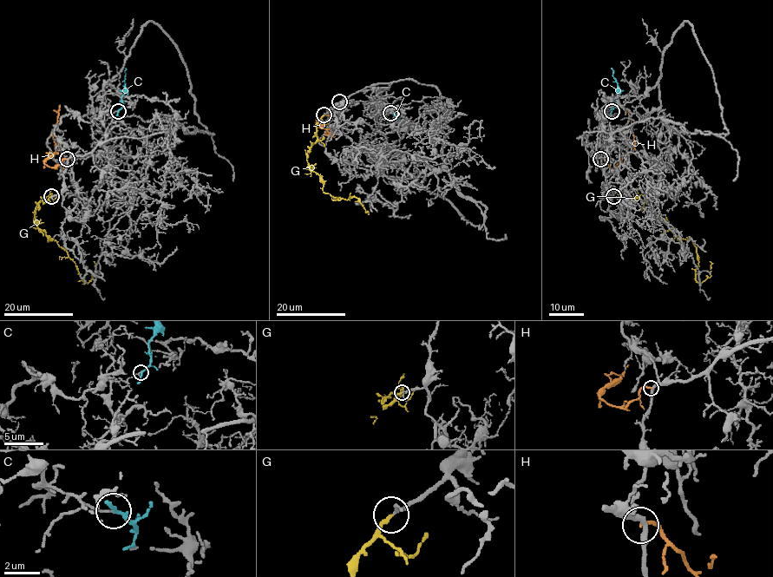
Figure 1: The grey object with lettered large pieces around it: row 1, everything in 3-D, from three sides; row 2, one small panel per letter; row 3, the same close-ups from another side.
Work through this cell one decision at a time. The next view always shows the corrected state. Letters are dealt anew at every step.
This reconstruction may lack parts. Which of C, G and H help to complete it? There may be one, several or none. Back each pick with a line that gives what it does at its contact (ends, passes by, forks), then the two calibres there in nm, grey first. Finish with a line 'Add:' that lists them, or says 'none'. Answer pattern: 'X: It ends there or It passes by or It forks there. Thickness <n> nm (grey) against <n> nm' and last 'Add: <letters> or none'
G: It ends there. Thickness 160 nm (grey) against 190 nm
Add: G

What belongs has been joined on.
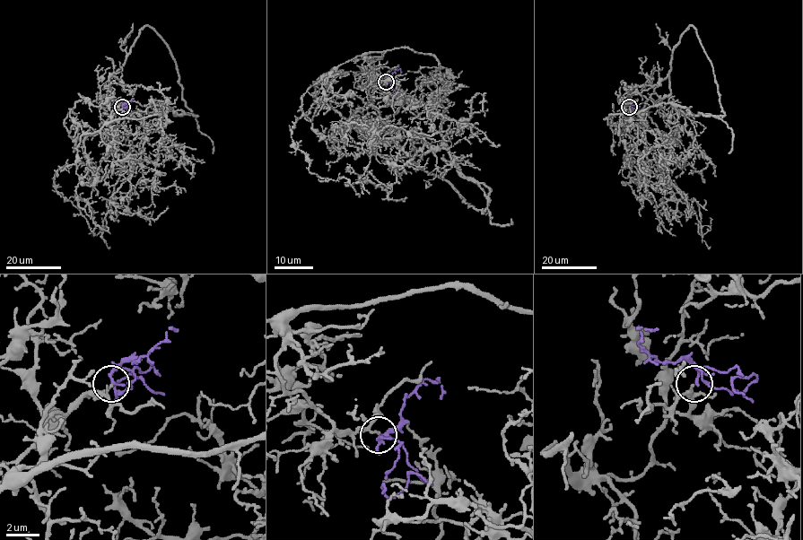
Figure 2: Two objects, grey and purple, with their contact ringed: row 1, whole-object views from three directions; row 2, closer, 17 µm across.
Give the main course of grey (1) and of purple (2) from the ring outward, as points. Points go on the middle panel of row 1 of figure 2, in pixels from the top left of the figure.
1: (387, 82), (325, 93), (375, 152), (388, 126), (449, 130)
2: (387, 82), (397, 69), (401, 74)

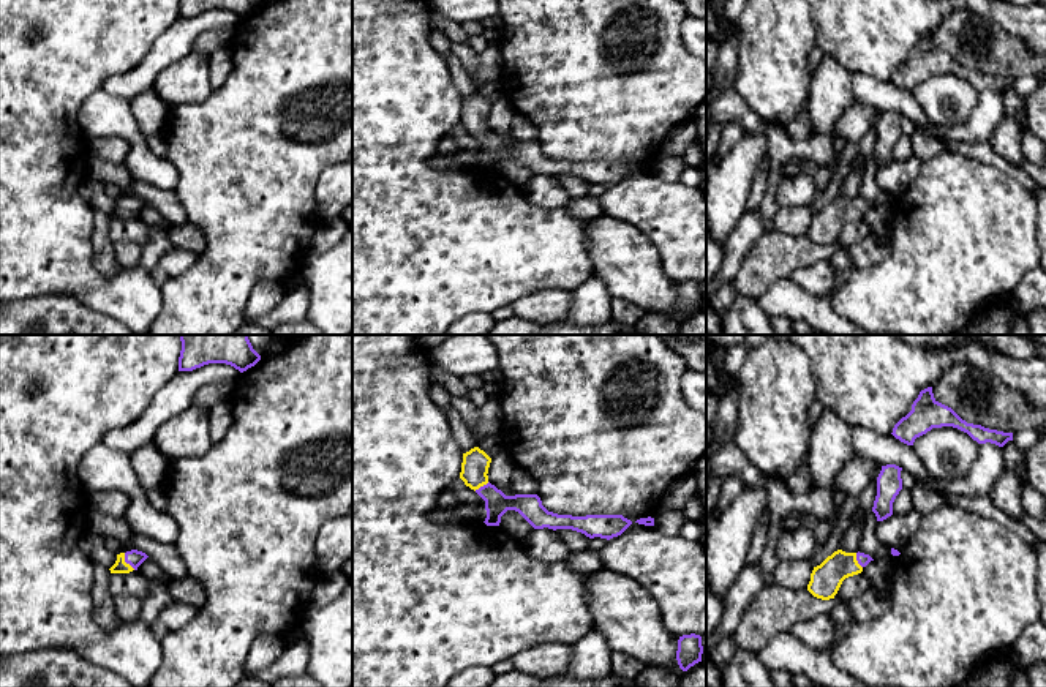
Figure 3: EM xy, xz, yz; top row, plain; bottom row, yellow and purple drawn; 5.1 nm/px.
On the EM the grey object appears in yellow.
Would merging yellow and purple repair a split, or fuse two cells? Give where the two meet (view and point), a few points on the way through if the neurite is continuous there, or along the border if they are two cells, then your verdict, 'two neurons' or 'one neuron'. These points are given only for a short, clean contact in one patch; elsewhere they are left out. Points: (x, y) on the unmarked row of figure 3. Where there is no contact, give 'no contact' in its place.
contact xy (125, 209); way xy (120, 212), (125, 209), (135, 204); one neuron

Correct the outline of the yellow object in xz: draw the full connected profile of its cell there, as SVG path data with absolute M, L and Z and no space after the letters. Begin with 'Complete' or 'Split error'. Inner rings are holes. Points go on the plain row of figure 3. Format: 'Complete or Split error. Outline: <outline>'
Split error. Outline: M479 93L463 99L460 125L466 133L474 136L483 147L487 172L499 172L501 163L507 156L518 158L534 175L572 175L589 185L613 185L621 182L632 167L623 161L558 161L548 158L537 141L506 142L501 136L488 128L488 114L491 104Z

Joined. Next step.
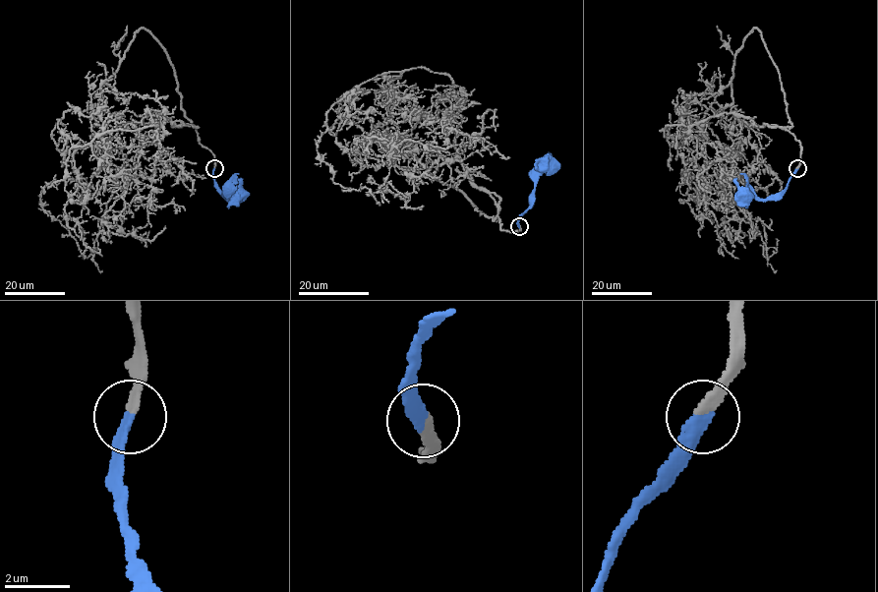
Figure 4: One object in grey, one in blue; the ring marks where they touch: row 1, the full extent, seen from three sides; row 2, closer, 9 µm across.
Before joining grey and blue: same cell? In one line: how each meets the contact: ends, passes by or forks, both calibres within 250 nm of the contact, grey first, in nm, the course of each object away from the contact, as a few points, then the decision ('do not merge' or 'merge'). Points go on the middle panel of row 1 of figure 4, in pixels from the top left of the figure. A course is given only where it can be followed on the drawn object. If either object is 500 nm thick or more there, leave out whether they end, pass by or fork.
grey ends | blue ends | 240/320 nm | grey via (519, 226), (500, 228), (465, 173), (453, 81), (424, 67), (377, 75), (327, 110), (318, 157), (377, 202) | blue via (519, 226), (518, 219), (529, 207), (534, 183), (549, 168), (548, 162) | merge

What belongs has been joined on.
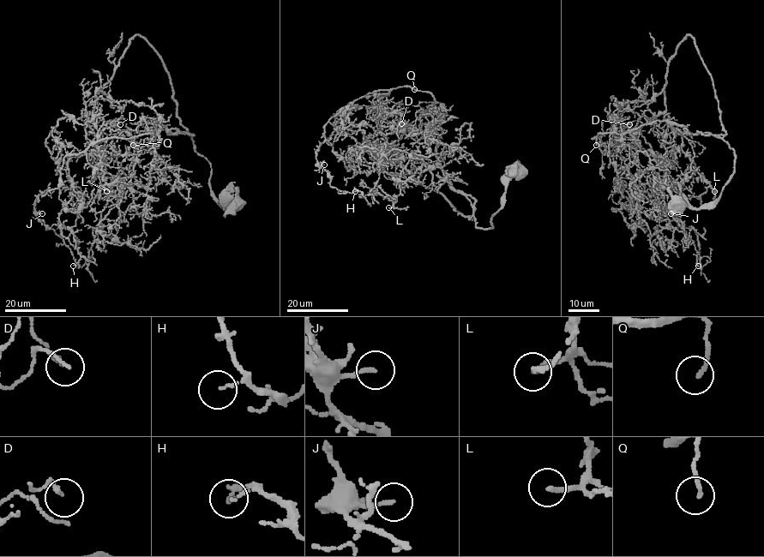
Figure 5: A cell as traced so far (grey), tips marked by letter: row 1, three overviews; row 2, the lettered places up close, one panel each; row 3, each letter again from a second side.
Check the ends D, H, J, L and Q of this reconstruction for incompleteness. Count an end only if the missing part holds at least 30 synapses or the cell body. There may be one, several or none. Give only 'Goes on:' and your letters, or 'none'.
Goes on: L, Q

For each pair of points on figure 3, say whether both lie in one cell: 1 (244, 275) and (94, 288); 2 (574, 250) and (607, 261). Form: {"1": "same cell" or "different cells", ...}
{"1": "different cells", "2": "different cells"}

